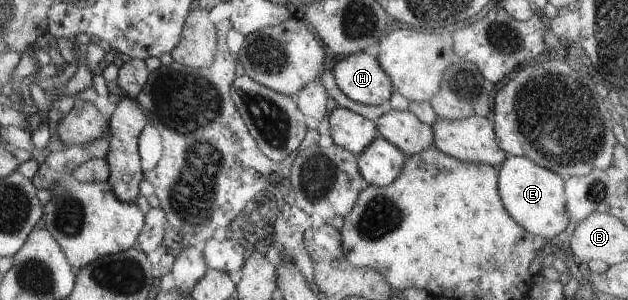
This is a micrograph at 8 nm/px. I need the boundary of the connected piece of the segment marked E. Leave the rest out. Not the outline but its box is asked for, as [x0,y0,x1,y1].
[498,156,569,242]

